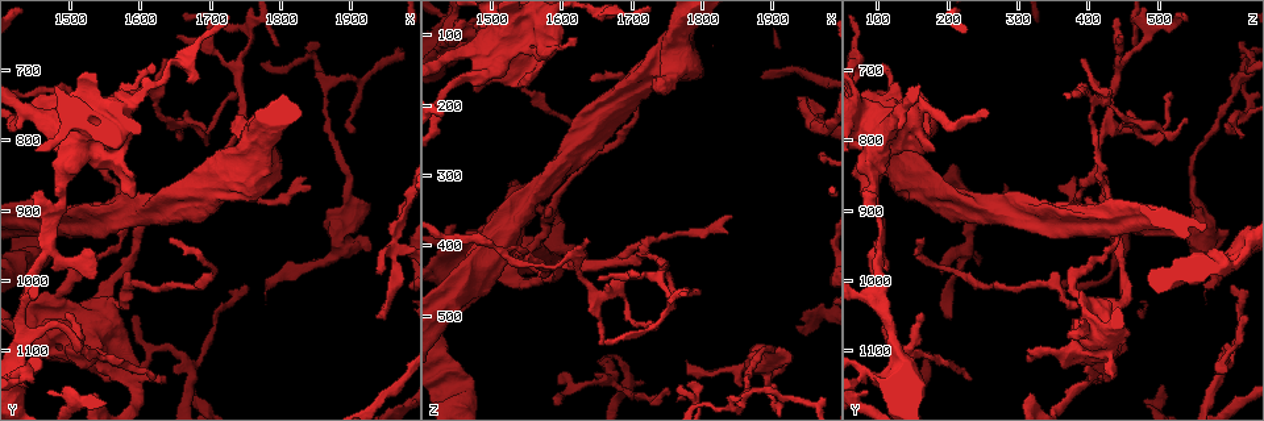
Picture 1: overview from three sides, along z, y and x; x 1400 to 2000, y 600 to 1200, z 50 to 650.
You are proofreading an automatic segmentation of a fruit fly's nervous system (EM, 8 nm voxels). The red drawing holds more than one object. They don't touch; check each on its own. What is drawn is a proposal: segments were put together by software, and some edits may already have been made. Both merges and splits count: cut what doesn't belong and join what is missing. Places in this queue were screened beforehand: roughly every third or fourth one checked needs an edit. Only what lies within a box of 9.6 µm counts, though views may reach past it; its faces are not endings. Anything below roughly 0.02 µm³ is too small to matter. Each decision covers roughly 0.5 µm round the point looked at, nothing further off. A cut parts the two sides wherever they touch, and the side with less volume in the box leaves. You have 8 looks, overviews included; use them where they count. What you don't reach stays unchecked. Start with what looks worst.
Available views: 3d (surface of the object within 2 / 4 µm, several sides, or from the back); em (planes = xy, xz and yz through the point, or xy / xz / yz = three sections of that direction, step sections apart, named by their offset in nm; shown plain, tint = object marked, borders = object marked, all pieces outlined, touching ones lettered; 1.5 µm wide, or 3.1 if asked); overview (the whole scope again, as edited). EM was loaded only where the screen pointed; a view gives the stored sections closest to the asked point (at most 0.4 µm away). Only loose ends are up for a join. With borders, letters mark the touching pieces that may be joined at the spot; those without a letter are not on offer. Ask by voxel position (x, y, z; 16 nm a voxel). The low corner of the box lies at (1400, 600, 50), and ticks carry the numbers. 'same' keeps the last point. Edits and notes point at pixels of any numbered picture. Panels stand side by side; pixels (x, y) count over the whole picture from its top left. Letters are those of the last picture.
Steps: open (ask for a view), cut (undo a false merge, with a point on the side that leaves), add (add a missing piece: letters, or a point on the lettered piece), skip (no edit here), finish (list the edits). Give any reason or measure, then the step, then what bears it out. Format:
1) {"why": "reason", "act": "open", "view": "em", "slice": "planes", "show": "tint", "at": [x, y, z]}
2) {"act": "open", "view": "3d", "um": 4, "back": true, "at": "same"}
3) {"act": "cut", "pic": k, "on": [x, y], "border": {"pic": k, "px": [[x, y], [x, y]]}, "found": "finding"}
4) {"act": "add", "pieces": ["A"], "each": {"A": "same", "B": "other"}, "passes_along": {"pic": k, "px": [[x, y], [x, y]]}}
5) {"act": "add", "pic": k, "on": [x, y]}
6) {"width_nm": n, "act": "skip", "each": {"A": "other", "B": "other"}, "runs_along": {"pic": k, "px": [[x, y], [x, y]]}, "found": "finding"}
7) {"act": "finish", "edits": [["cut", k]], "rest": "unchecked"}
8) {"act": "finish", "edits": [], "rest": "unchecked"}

{"why": "an open end", "act": "open", "view": "3d", "um": 2, "at": [1935, 1055, 205]}

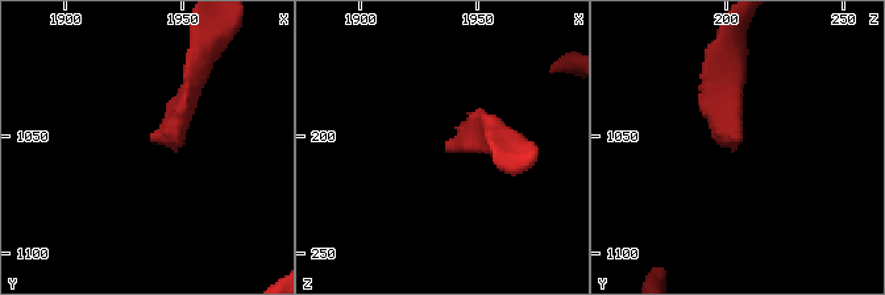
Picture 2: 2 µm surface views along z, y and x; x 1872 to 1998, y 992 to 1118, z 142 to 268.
{"act": "open", "view": "em", "slice": "xy", "step": 4, "show": "tint", "at": [1936, 1052, 204]}

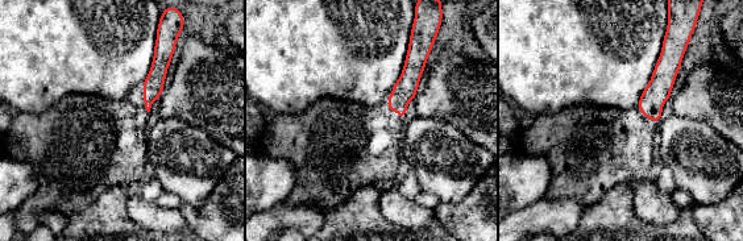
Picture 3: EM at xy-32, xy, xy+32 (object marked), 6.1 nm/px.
{"act": "open", "view": "em", "slice": "planes", "show": "borders", "at": "same"}

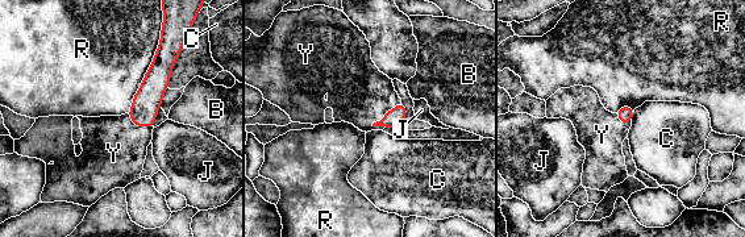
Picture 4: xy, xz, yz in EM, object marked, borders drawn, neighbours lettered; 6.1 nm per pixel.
{"act": "add", "pic": 4, "on": [358, 92], "each": {"B": "other", "C": "other", "J": "other", "R": "other", "Y": "same"}, "found": "the neuron continues"}

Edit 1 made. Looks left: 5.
{"why": "see it whole again", "act": "open", "view": "overview"}

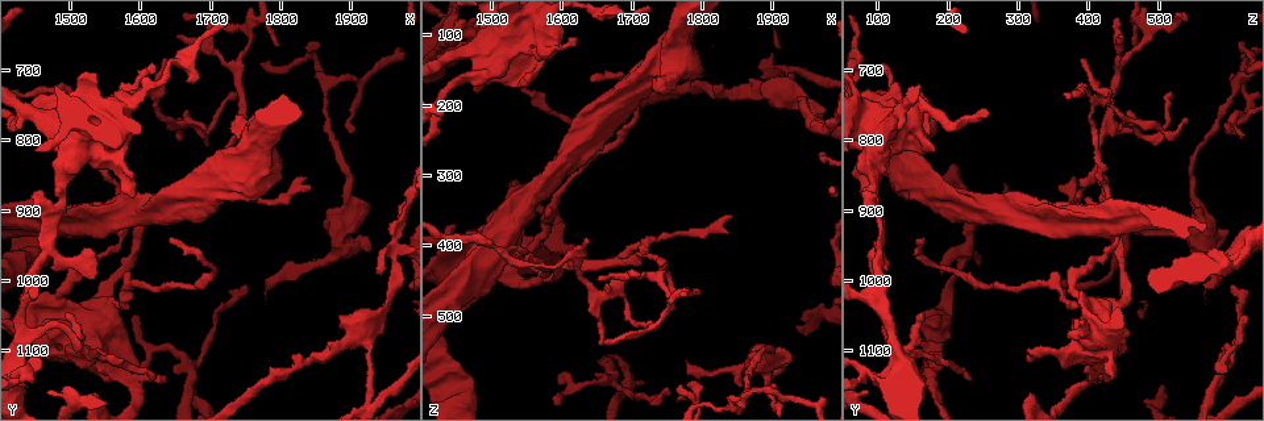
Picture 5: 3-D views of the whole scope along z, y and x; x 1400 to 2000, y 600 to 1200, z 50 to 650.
{"why": "free end", "act": "open", "view": "3d", "um": 2, "at": [1695, 785, 440]}

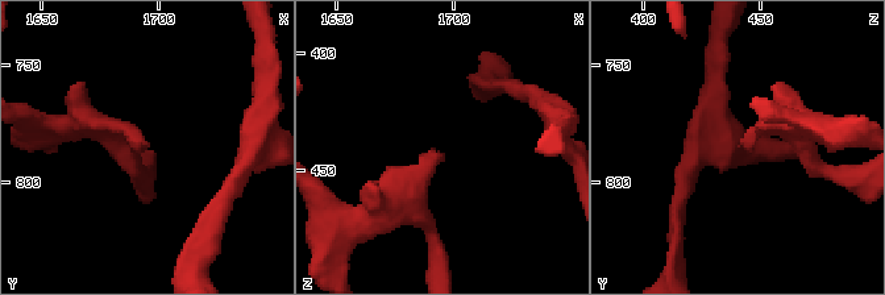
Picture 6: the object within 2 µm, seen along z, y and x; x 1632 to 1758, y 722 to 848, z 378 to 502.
{"why": "now the EM", "act": "open", "view": "em", "slice": "planes", "show": "borders", "at": [1692, 787, 443]}

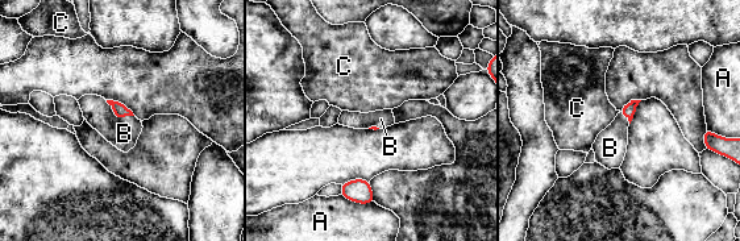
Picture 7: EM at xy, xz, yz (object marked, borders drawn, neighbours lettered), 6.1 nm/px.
{"act": "add", "pic": 7, "on": [124, 133], "each": {"A": "other", "B": "same", "C": "other"}, "passes_along": {"pic": 7, "px": [[120, 109], [117, 117], [124, 133]]}, "found": "it goes on there"}

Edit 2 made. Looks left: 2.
{"why": "closes a loop", "act": "open", "view": "3d", "um": 2, "back": true, "at": [1515, 750, 410]}

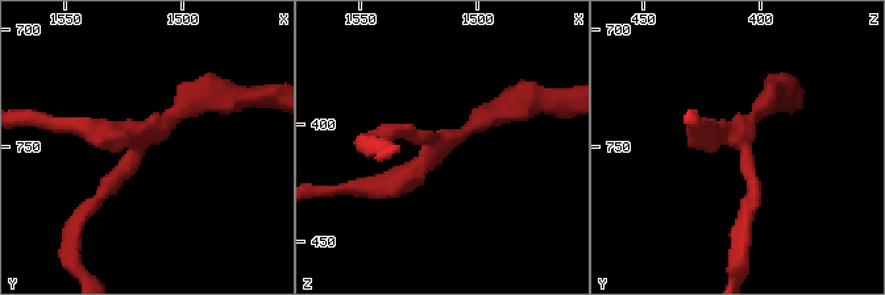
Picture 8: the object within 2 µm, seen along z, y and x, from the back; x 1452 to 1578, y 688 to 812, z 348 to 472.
{"why": "shape alone is not enough", "act": "open", "view": "em", "slice": "planes", "show": "borders", "at": [1519, 748, 408]}

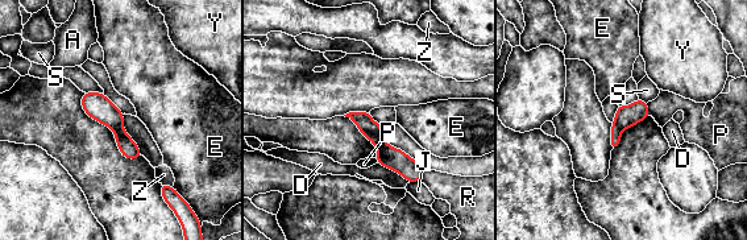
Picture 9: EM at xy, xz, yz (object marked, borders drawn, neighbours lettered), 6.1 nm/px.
{"act": "cut", "pic": 9, "on": [128, 148], "each": {"A": "other", "D": "other", "E": "other", "J": "other", "P": "other", "R": "other", "S": "other", "Y": "other", "Z": "other"}, "border": {"pic": 9, "px": [[121, 125], [112, 129]]}, "found": "two neurons meet here"}

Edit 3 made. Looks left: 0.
{"act": "finish", "edits": [["add", 4], ["add", 7], ["cut", 9]], "rest": "unchecked"}

